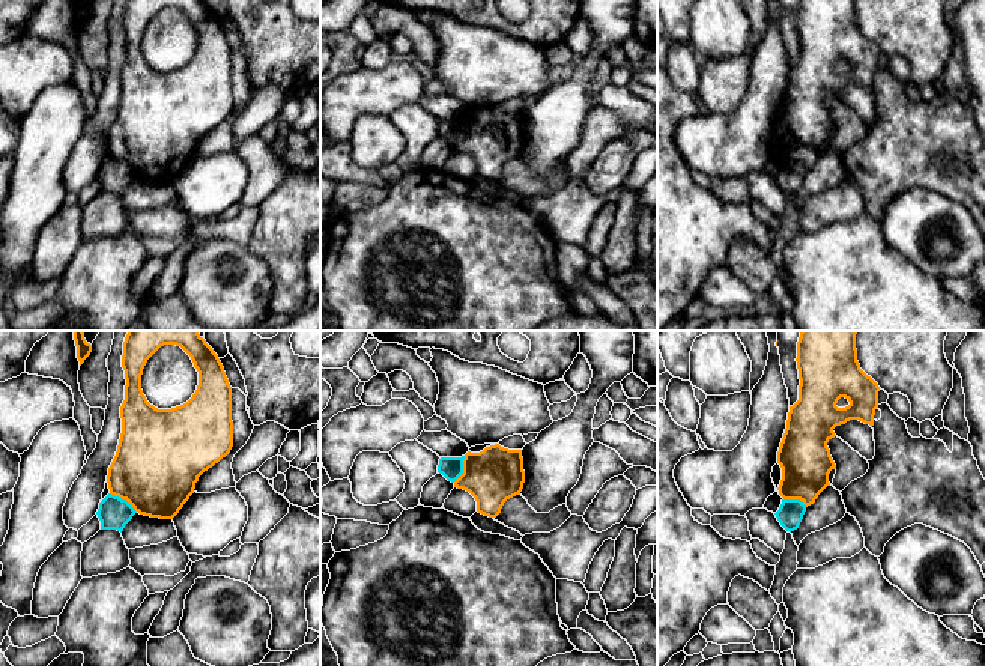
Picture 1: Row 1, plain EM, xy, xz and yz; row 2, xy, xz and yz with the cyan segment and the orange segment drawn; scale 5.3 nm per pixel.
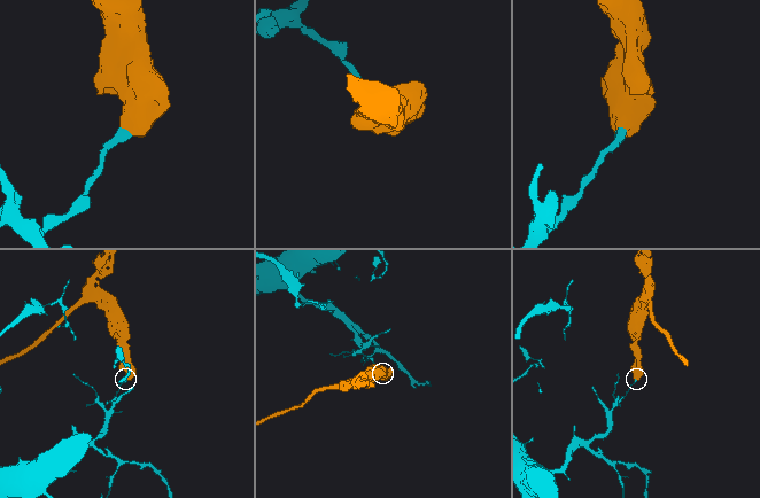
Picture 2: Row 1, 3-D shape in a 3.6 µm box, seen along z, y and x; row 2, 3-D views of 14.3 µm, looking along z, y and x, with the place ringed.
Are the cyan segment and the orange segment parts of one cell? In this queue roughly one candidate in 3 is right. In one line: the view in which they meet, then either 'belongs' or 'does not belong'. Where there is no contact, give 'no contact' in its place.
xy | does not belong

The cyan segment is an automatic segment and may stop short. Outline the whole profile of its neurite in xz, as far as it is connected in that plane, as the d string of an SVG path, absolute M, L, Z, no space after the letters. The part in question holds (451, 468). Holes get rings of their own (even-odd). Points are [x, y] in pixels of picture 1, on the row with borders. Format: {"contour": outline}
{"contour": "M465 456L441 457L438 472L442 474L448 481L454 483L463 474L463 459Z"}

